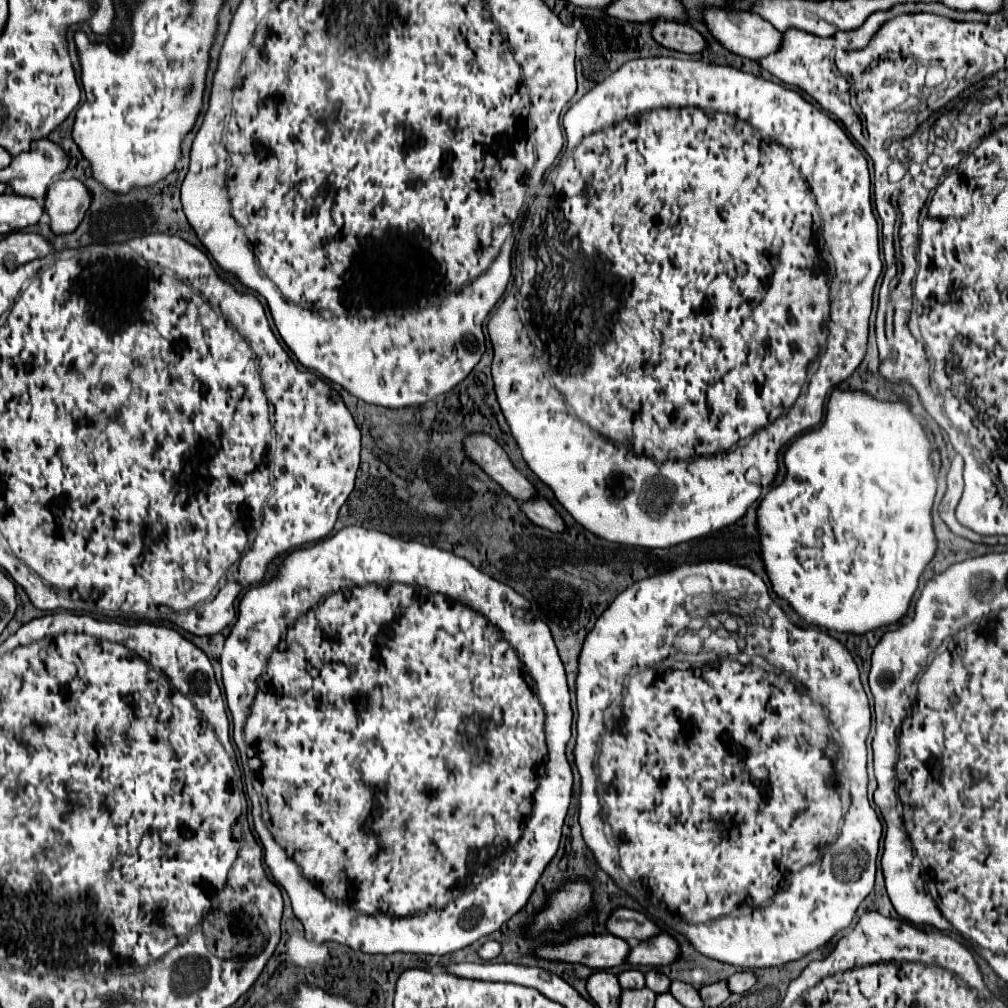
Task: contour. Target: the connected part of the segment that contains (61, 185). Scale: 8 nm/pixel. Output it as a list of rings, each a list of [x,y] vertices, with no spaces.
[[[62,178],[50,184],[44,208],[50,214],[50,224],[56,234],[66,234],[78,228],[86,210],[90,208],[92,196],[80,180]]]

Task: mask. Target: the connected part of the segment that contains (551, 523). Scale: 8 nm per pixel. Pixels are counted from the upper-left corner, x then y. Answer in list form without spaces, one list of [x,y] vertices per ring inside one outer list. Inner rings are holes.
[[[536,498],[536,500],[530,500],[530,502],[524,502],[522,504],[522,510],[524,514],[538,526],[542,528],[548,528],[552,532],[564,532],[566,524],[562,520],[562,516],[548,504],[548,500],[544,498]]]

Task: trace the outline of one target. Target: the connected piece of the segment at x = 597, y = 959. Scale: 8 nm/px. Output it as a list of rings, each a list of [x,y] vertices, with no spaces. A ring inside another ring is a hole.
[[[598,934],[574,938],[562,946],[544,946],[538,950],[538,956],[548,960],[576,962],[596,970],[606,970],[624,964],[628,952],[630,944],[626,940],[616,938],[614,934]]]

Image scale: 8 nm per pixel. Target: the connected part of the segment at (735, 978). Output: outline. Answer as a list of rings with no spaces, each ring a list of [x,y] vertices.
[[[742,970],[728,978],[728,986],[730,986],[732,994],[744,994],[756,984],[756,980],[758,980],[758,974],[754,970]]]

